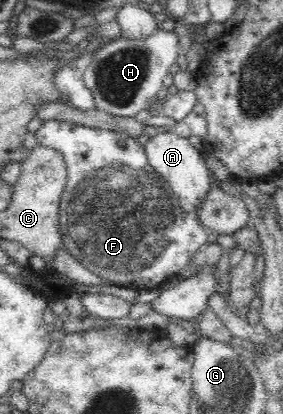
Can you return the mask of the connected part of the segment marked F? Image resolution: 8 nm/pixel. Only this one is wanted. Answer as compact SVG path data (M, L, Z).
M51 119L43 121L34 133L37 144L61 153L67 168L67 181L60 197L60 232L64 248L89 271L115 285L143 287L161 286L179 277L193 261L193 255L209 240L208 231L194 213L187 213L171 194L169 184L153 171L145 148L125 132Z

